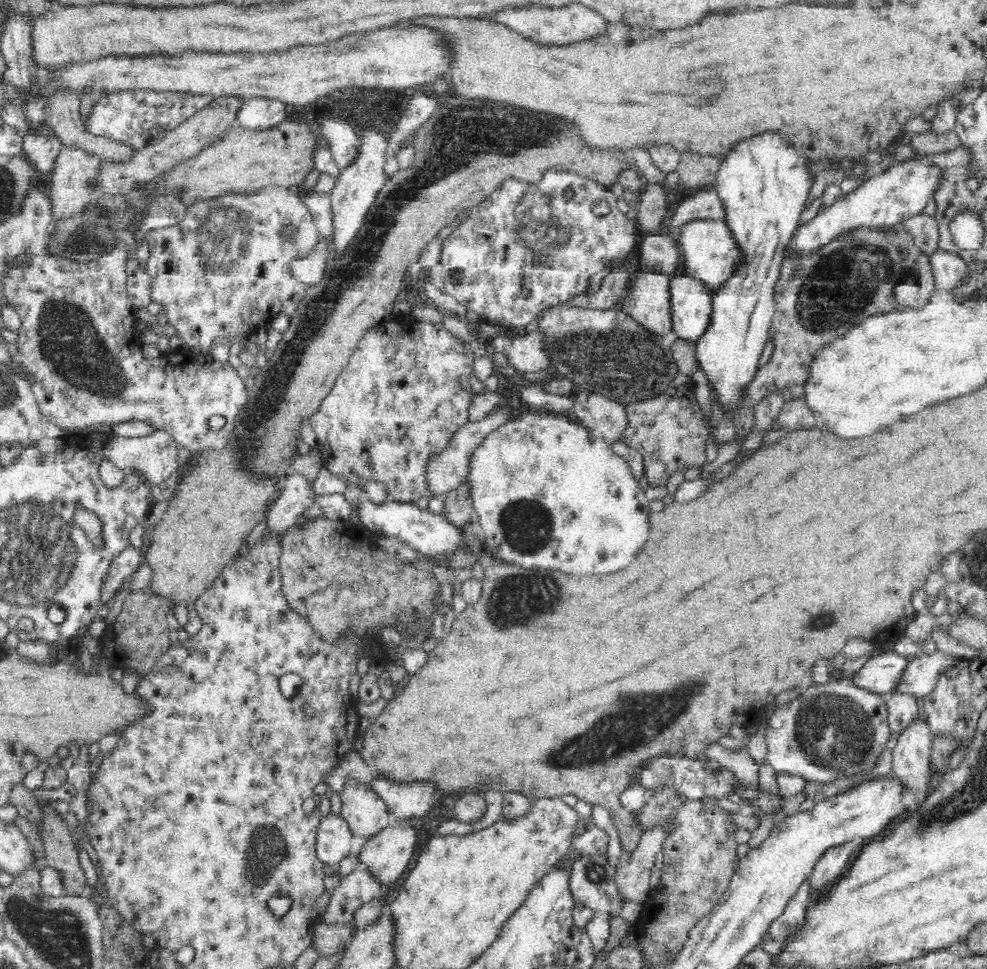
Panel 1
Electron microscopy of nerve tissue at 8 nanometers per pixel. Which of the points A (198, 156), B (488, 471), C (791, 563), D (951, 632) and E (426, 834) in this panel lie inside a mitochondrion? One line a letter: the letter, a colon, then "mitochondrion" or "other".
A: other
B: other
C: other
D: other
E: other

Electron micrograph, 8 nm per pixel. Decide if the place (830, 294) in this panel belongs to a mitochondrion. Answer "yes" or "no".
yes

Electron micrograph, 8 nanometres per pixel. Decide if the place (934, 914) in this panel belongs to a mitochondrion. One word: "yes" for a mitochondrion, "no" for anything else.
no

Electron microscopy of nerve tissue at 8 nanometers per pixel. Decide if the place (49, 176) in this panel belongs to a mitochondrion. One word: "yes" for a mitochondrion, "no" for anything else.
no

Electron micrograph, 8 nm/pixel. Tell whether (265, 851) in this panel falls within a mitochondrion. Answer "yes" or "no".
yes

